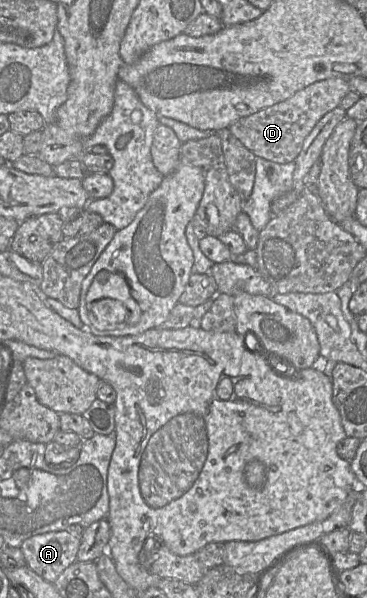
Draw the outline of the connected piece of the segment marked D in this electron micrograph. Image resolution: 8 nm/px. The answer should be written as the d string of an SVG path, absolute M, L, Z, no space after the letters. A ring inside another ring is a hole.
M342 78L318 81L284 101L240 118L230 125L229 130L256 157L281 164L289 163L296 160L305 139L320 119L338 107L350 90L349 81Z

